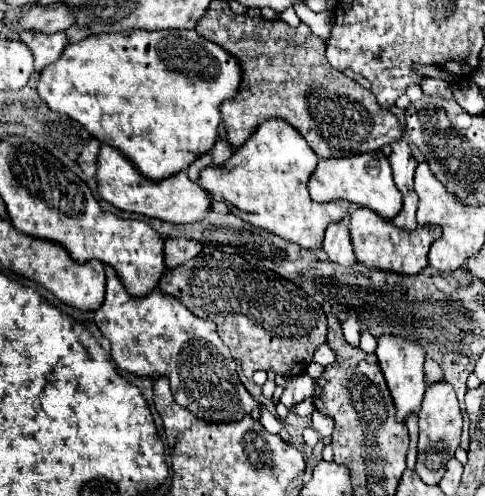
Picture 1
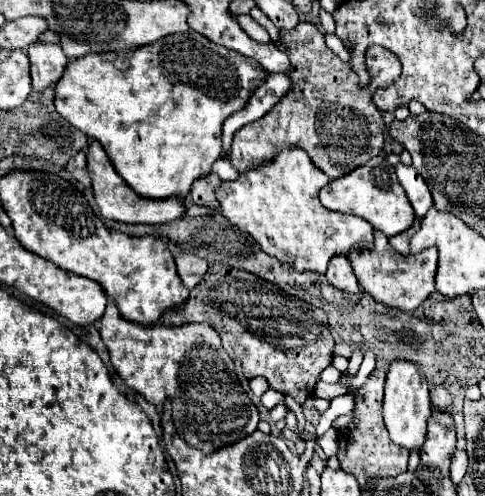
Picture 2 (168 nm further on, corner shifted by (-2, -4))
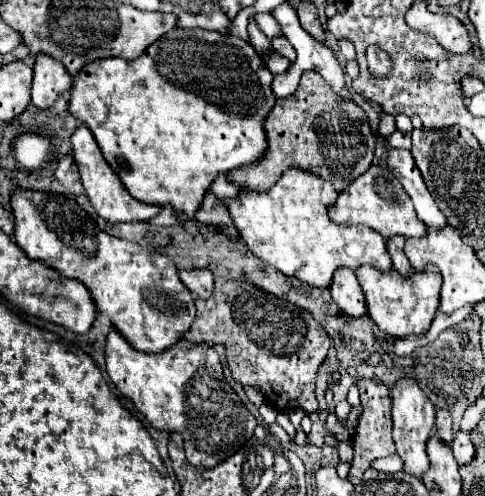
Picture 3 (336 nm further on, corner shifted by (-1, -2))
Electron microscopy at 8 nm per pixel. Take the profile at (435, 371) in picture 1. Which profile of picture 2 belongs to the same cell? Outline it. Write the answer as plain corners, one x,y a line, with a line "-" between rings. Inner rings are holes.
432,386
430,388
430,396
432,396
432,406
434,410
442,410
448,412
450,404
452,404
452,396
444,386

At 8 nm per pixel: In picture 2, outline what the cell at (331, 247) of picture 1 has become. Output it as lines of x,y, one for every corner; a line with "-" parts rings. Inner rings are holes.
334,256
330,260
326,280
340,292
346,292
346,294
358,294
360,292
360,284
358,284
346,256

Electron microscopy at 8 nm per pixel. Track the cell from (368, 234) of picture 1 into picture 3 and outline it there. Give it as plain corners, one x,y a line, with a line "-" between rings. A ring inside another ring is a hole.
359,266
355,276
367,298
367,312
379,326
383,334
403,338
409,334
425,334
431,326
431,320
439,308
439,288
441,274
437,266
425,266
425,270
411,268
407,276
399,274
395,268
381,272
373,266

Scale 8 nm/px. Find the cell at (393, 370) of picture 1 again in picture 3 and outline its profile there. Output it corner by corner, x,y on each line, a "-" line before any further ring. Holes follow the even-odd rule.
401,378
391,388
391,416
393,416
393,440
397,446
397,454
405,462
405,472
421,476
429,468
429,460
425,454
425,442
431,436
431,428
435,424
435,406
425,396
417,380

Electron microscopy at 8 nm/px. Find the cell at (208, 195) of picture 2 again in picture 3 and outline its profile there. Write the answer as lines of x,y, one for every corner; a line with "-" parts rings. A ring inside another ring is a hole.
211,190
205,194
199,210
195,212
195,220
207,222
207,224
215,224
215,226
219,226
229,236
237,234
237,230
233,226
233,220
229,218
229,212
227,212
225,204

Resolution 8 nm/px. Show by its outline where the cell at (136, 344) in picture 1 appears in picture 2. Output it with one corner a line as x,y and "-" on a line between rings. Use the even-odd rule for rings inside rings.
108,302
108,308
104,316
100,318
100,336
110,352
110,362
116,370
116,374
124,380
124,384
132,390
136,390
146,402
154,406
164,406
166,400
172,404
172,420
178,428
178,434
184,436
184,440
192,446
202,450
204,454
216,452
218,448
230,446
246,436
250,436
258,426
258,410
252,404
250,396
242,390
232,358
226,354
226,350
220,344
220,336
210,328
208,324
184,324
178,328
172,326
140,326
134,322
128,322
120,316
114,302

